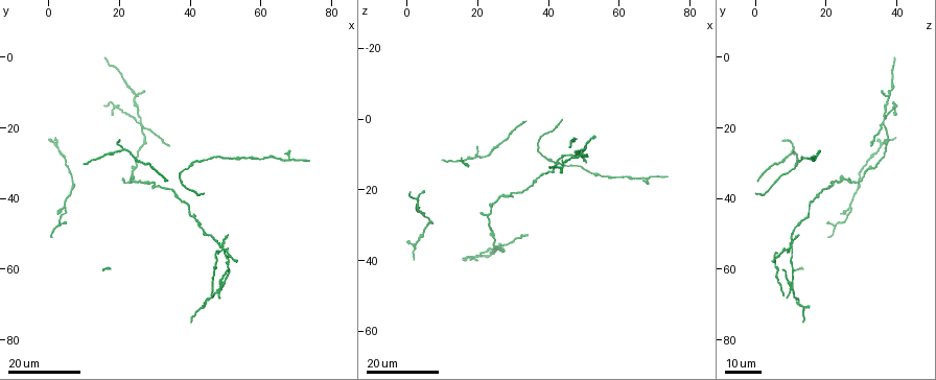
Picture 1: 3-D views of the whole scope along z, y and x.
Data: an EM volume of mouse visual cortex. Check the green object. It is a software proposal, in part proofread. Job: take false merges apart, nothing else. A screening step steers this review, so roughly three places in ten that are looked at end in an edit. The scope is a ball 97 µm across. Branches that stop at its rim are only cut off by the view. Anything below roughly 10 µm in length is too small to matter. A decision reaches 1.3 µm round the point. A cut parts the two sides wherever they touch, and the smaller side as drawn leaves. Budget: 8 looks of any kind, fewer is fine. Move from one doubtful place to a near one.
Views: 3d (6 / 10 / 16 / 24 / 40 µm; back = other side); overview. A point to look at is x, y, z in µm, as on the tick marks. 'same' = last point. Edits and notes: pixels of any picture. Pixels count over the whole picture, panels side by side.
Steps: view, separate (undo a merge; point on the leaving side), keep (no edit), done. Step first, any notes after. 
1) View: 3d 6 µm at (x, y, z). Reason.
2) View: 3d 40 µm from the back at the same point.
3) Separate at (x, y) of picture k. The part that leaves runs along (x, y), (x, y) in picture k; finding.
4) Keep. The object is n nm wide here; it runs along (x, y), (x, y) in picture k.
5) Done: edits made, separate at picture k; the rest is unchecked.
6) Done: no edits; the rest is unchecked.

View: 3d 24 µm at (49.0, 54.0, 10.0). Looks like a crossing.

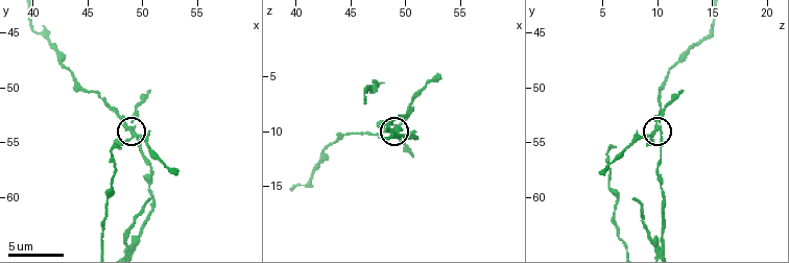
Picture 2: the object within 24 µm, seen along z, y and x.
View: 3d 10 µm at (49.2, 54.0, 10.0).

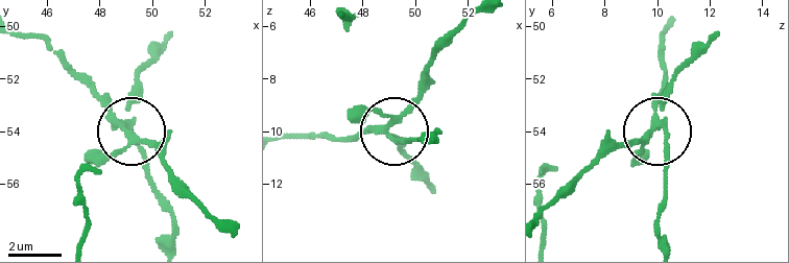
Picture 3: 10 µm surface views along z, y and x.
Separate at (142, 90) of picture 3. The object is 220 nm wide here; a second neuron is stuck on.

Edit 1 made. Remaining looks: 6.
View: overview.

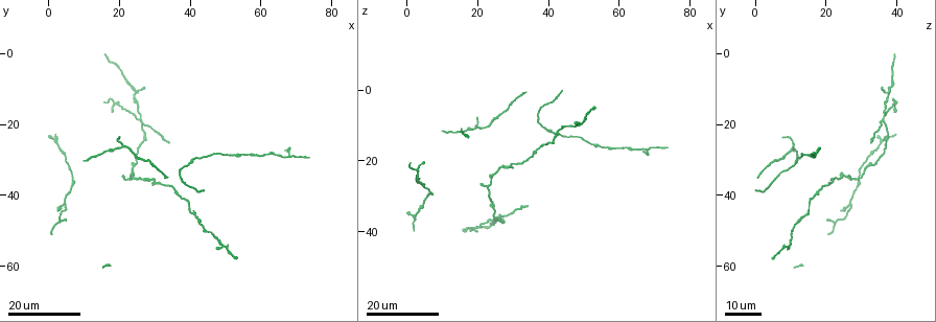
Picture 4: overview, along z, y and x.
View: 3d 16 µm at (22.5, 35.5, 27.5). Three-way junction.

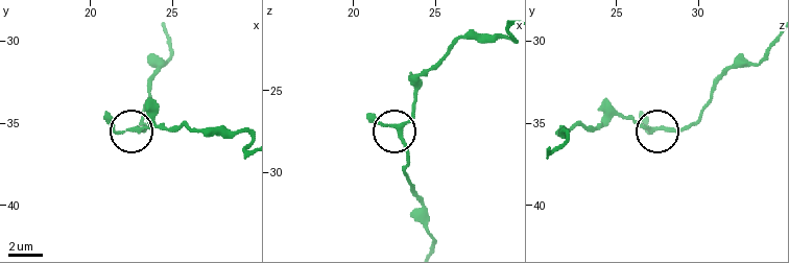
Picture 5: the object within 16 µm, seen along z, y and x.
View: 3d 10 µm at (22.9, 35.4, 27.4). Zoom in.

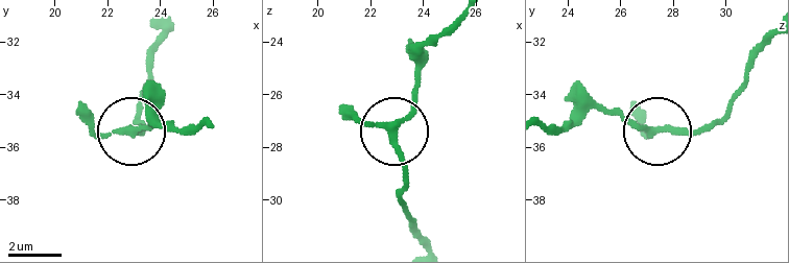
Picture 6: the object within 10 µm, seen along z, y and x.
Keep. The side arm is 50 µm long; it runs along (455, 17), (419, 56), (414, 103), (395, 138), (401, 196) in picture 6; all the same neuron.

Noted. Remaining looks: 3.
View: 3d 16 µm at (24.0, 32.0, 31.0). Calibre changes.

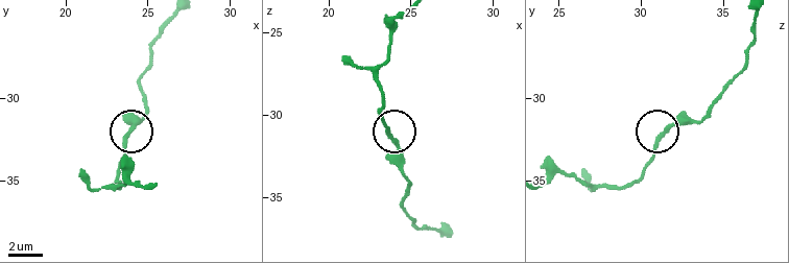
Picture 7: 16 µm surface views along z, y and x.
View: 3d 10 µm at (23.7, 32.7, 31.0).

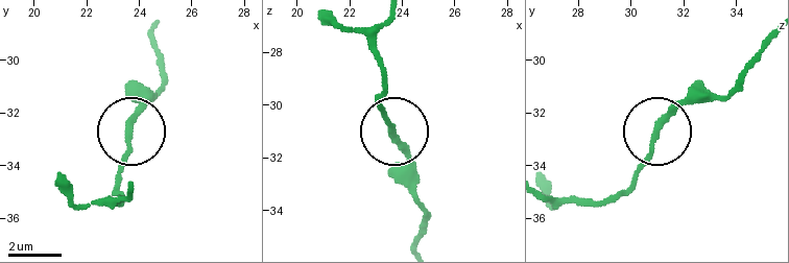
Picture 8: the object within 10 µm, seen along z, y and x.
View: 3d 10 µm from the back at (23.6, 32.8, 30.9).

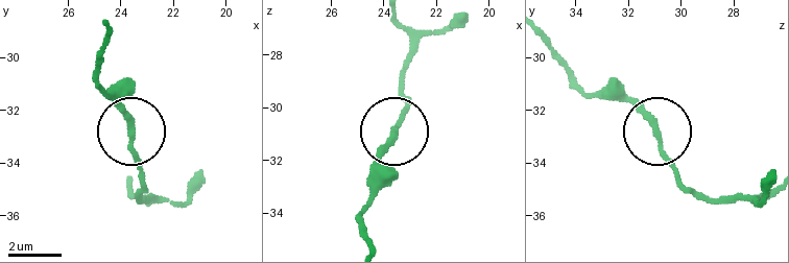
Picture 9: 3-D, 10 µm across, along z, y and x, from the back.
Keep. It runs along (395, 19), (412, 52), (405, 111), (391, 126), (379, 177) in picture 9; continuous, no second neuron.

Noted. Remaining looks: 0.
Done: edits made, separate at picture 3; the rest is unchecked.

